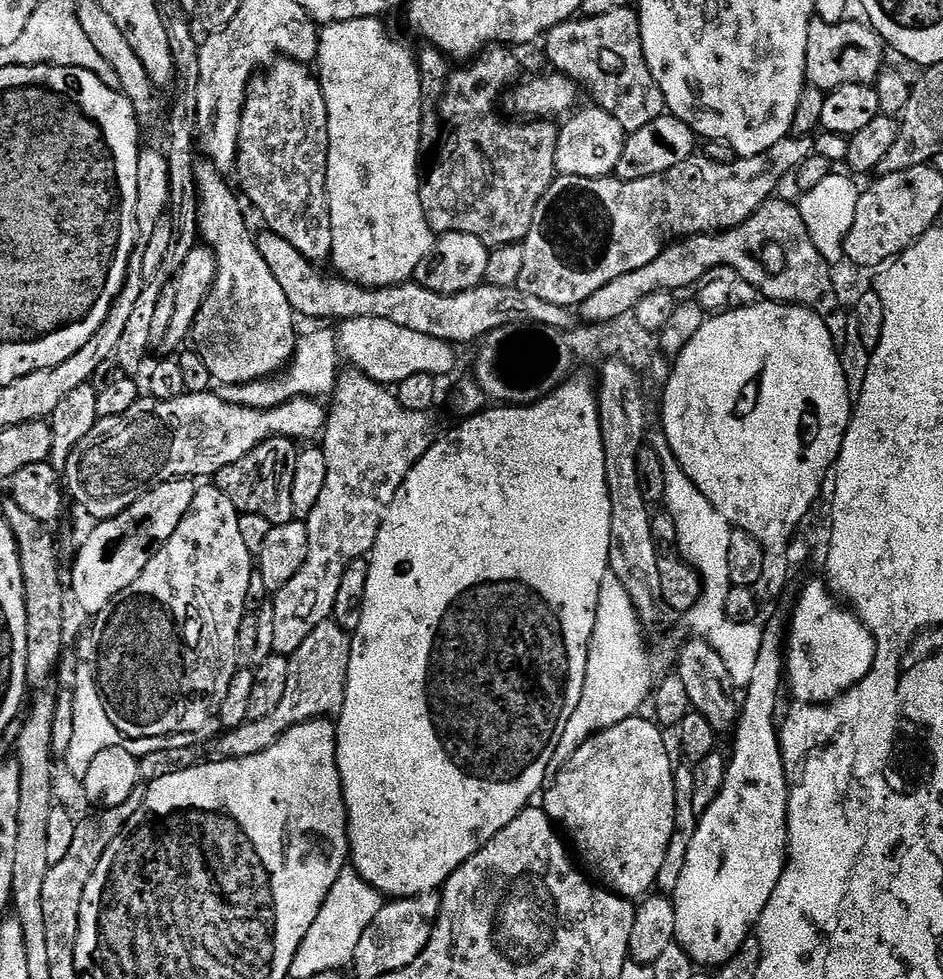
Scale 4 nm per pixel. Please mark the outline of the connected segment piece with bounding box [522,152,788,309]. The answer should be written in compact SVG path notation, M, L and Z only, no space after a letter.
M764 152L761 156L737 158L733 164L719 164L709 160L707 155L695 154L665 173L634 181L619 180L615 175L594 178L557 175L544 195L547 206L541 207L538 222L522 244L525 248L522 280L527 292L571 309L598 294L598 290L608 282L614 282L614 278L642 270L642 266L654 262L670 244L690 236L719 234L746 223L767 200L773 199L775 192L772 191L788 172L787 162L775 156L772 152Z

